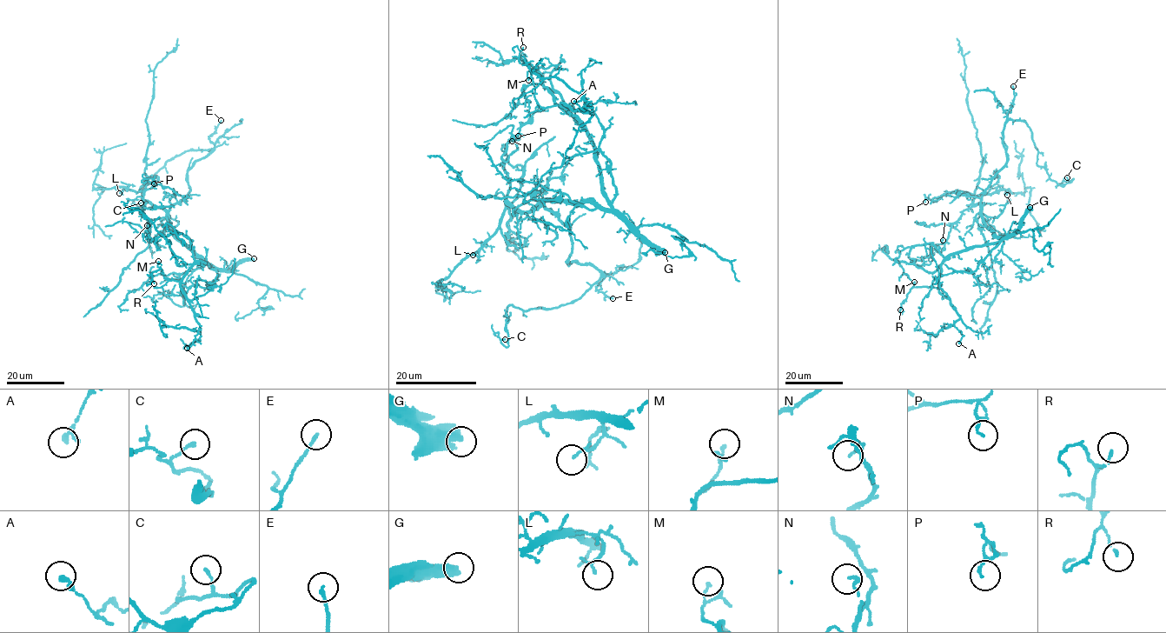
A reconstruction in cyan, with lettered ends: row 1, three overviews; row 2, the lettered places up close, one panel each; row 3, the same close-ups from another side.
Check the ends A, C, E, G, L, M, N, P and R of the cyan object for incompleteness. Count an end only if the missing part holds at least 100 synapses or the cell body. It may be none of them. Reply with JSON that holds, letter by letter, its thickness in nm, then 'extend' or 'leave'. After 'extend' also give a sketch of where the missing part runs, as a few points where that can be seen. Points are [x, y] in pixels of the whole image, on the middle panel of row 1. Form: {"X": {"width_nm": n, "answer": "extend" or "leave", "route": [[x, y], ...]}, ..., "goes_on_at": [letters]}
{"A": {"width_nm": 280, "answer": "leave"}, "C": {"width_nm": 130, "answer": "leave"}, "E": {"width_nm": 150, "answer": "leave"}, "G": {"width_nm": 550, "answer": "extend"}, "L": {"width_nm": 130, "answer": "leave"}, "M": {"width_nm": 130, "answer": "leave"}, "N": {"width_nm": 150, "answer": "leave"}, "P": {"width_nm": 120, "answer": "leave"}, "R": {"width_nm": 130, "answer": "leave"}, "goes_on_at": ["G"]}

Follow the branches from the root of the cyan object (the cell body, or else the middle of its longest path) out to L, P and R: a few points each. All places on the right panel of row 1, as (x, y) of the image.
L: (984, 225), (982, 214), (983, 203), (975, 204), (973, 199), (1003, 189), (1008, 191), (1007, 195)
P: (984, 225), (983, 203), (974, 203), (970, 193), (952, 190), (934, 202), (926, 196), (925, 202)
R: (984, 225), (1003, 238), (950, 254), (941, 264), (939, 289), (912, 287), (900, 309)

